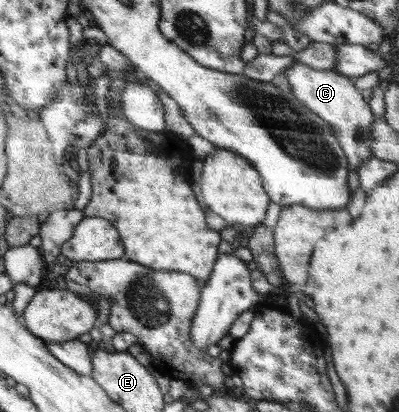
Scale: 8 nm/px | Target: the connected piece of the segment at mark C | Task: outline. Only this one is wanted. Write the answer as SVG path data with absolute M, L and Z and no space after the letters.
M295 62L285 70L287 82L289 82L290 92L299 98L299 102L317 114L321 119L325 119L330 124L335 138L341 143L343 151L346 151L349 160L349 188L355 192L359 188L357 180L357 169L370 160L372 154L372 122L374 114L369 110L367 102L359 94L359 90L353 86L353 80L339 74L337 71L315 70L301 62Z

